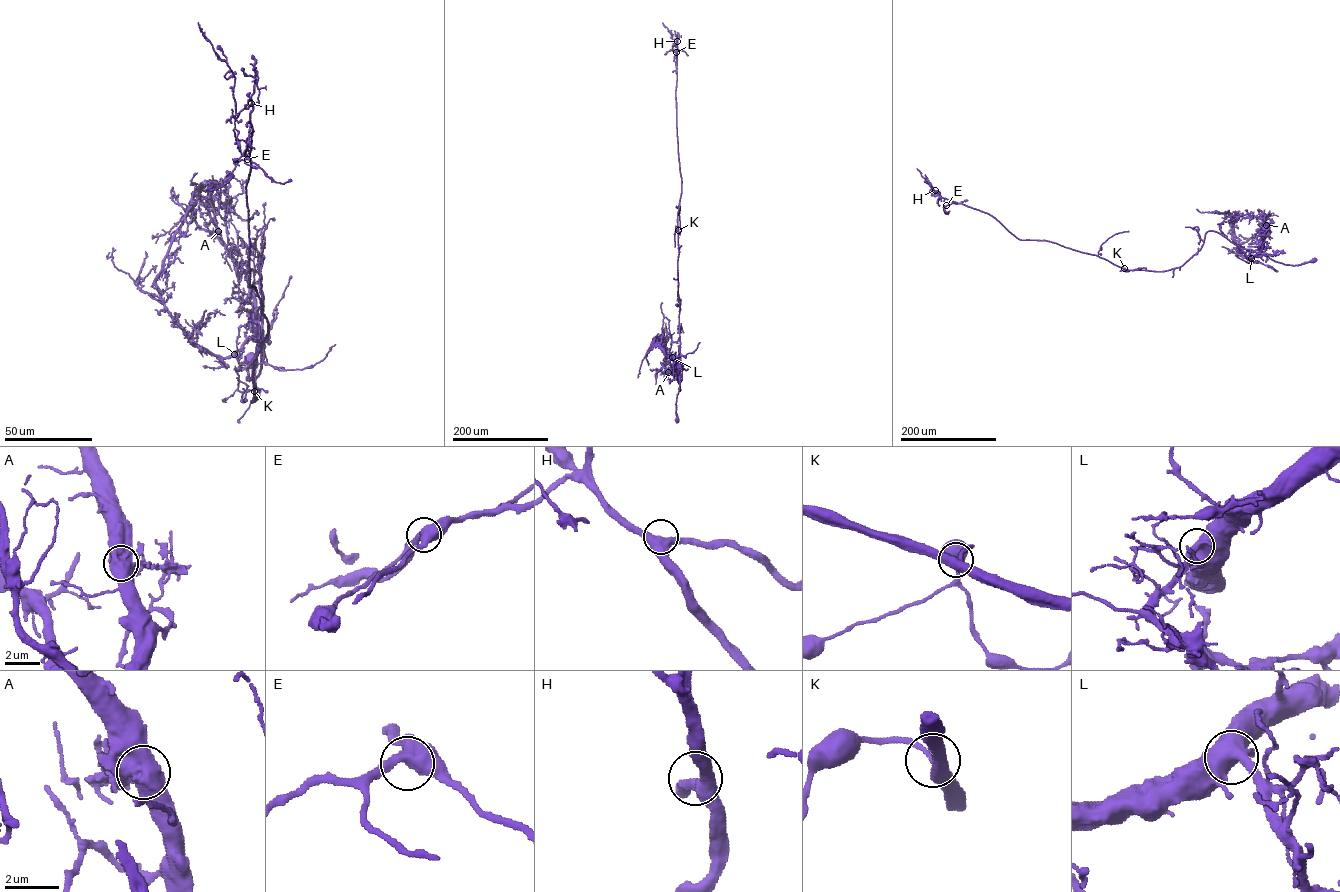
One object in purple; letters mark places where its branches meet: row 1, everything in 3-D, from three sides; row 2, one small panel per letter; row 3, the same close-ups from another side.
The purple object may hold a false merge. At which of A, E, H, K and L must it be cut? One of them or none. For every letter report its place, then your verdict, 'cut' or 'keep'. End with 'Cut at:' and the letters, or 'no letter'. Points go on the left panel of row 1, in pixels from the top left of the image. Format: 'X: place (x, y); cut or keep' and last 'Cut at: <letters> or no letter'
A: place (218, 231); keep
E: place (247, 159); keep
H: place (251, 103); keep
K: place (254, 391); keep
L: place (234, 354); keep
Cut at: no letter

